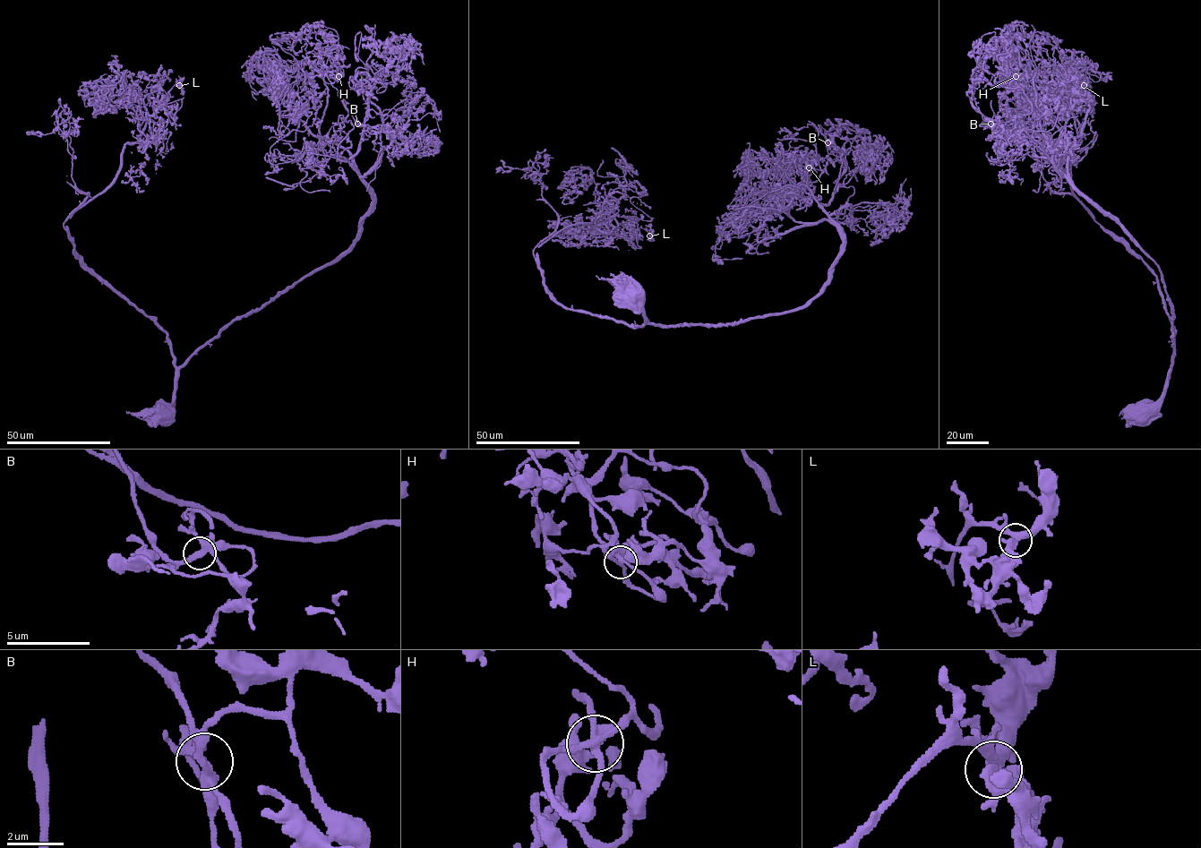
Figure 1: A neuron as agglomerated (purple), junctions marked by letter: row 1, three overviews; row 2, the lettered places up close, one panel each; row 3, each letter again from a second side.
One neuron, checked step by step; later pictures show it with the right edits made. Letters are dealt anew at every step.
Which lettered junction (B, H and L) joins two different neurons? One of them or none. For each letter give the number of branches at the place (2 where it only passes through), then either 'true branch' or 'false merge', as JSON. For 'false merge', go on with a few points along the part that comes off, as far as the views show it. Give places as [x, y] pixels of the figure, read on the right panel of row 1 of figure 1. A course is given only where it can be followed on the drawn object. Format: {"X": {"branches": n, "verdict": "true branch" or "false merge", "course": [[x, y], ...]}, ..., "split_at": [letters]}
{"B": {"branches": 5, "verdict": "true branch"}, "H": {"branches": 6, "verdict": "true branch"}, "L": {"branches": 4, "verdict": "true branch"}, "split_at": []}

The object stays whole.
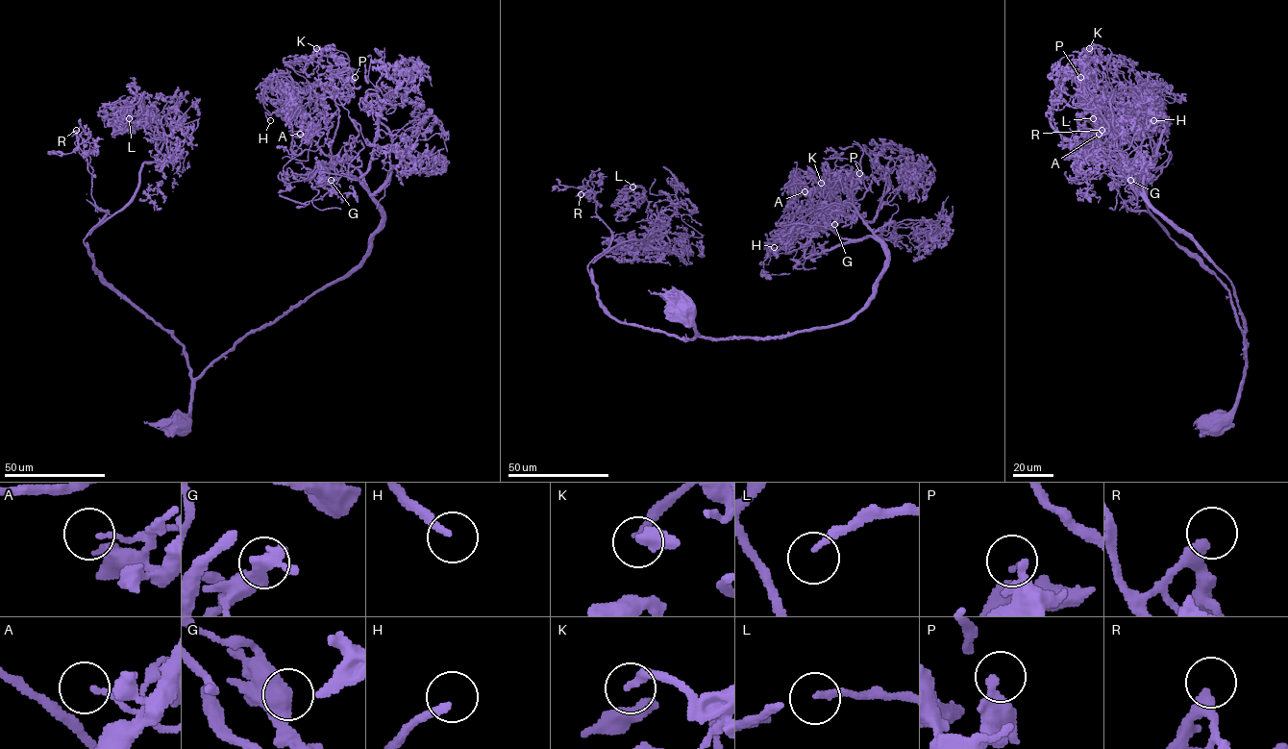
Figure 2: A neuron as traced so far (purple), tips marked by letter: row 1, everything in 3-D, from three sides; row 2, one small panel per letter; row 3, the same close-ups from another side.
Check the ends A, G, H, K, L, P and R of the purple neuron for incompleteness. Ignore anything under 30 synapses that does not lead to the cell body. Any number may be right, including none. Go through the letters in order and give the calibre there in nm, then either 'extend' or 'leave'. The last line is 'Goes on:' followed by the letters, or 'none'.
A: 130 nm | extend
G: 460 nm | leave
H: 200 nm | leave
K: 240 nm | extend
L: 150 nm | extend
P: 360 nm | leave
R: 320 nm | leave
Goes on: A, K, L

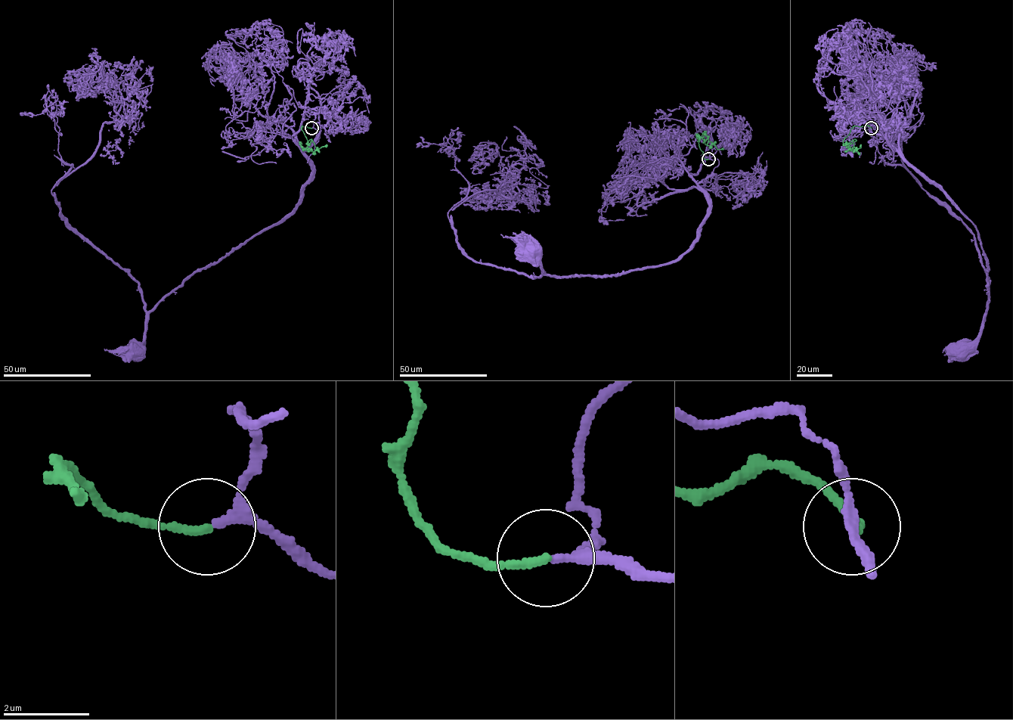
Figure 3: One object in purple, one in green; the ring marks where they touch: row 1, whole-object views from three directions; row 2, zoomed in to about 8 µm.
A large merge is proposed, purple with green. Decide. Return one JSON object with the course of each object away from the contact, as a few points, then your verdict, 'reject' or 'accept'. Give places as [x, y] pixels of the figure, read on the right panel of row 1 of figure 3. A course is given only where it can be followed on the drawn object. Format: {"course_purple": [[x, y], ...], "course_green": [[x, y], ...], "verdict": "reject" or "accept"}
{"course_purple": [[871, 128], [881, 131], [977, 230], [986, 262], [987, 310], [979, 341], [964, 353]], "course_green": [[871, 128], [868, 125], [853, 126], [843, 141], [846, 145], [852, 141], [854, 147], [859, 148], [860, 145]], "verdict": "accept"}

